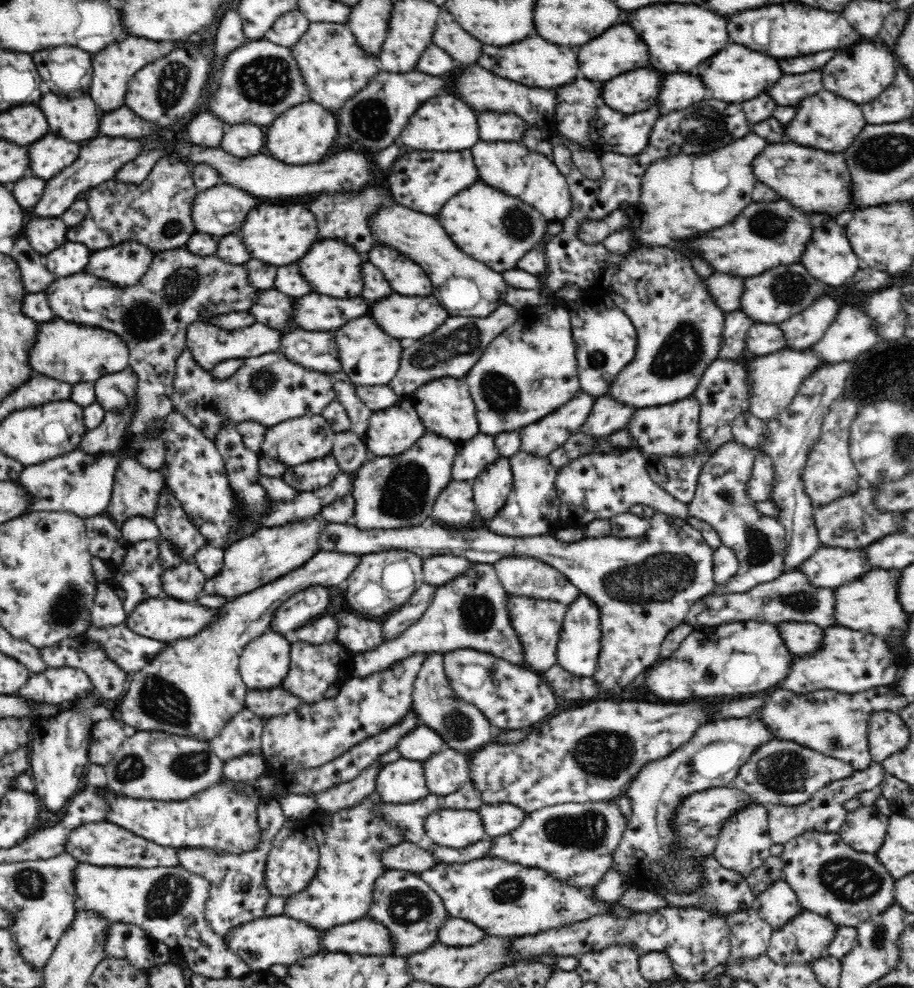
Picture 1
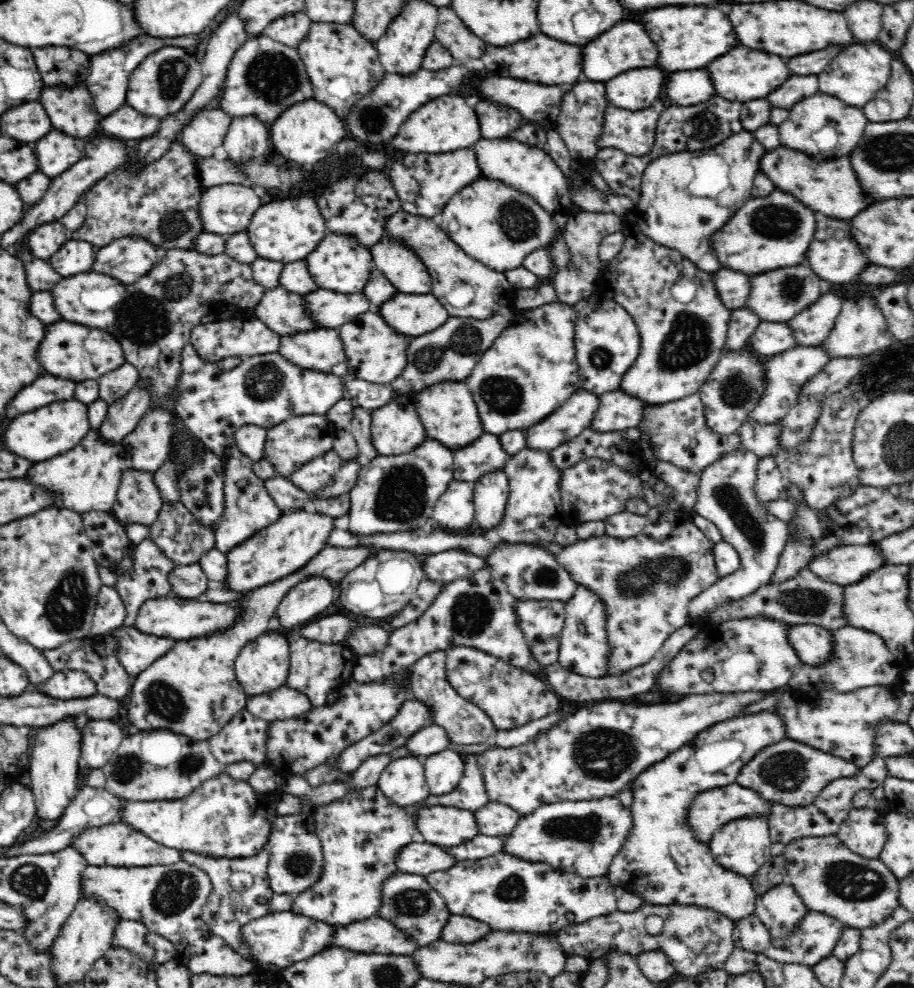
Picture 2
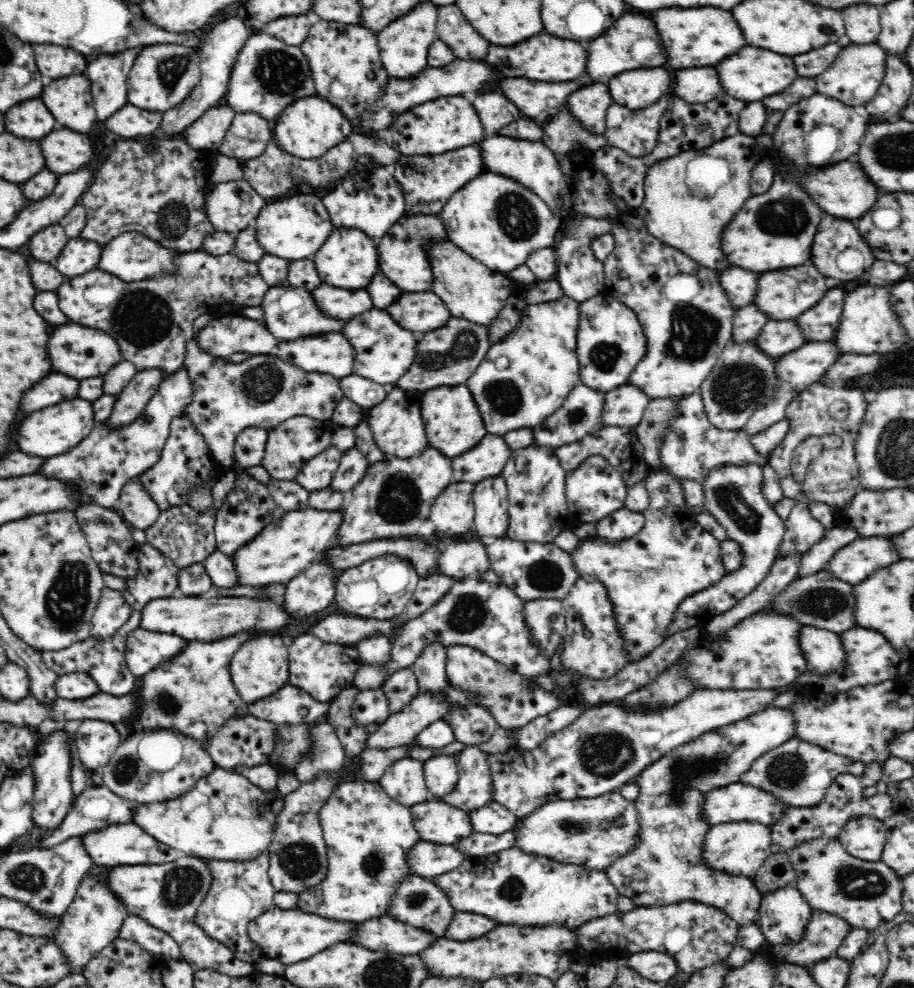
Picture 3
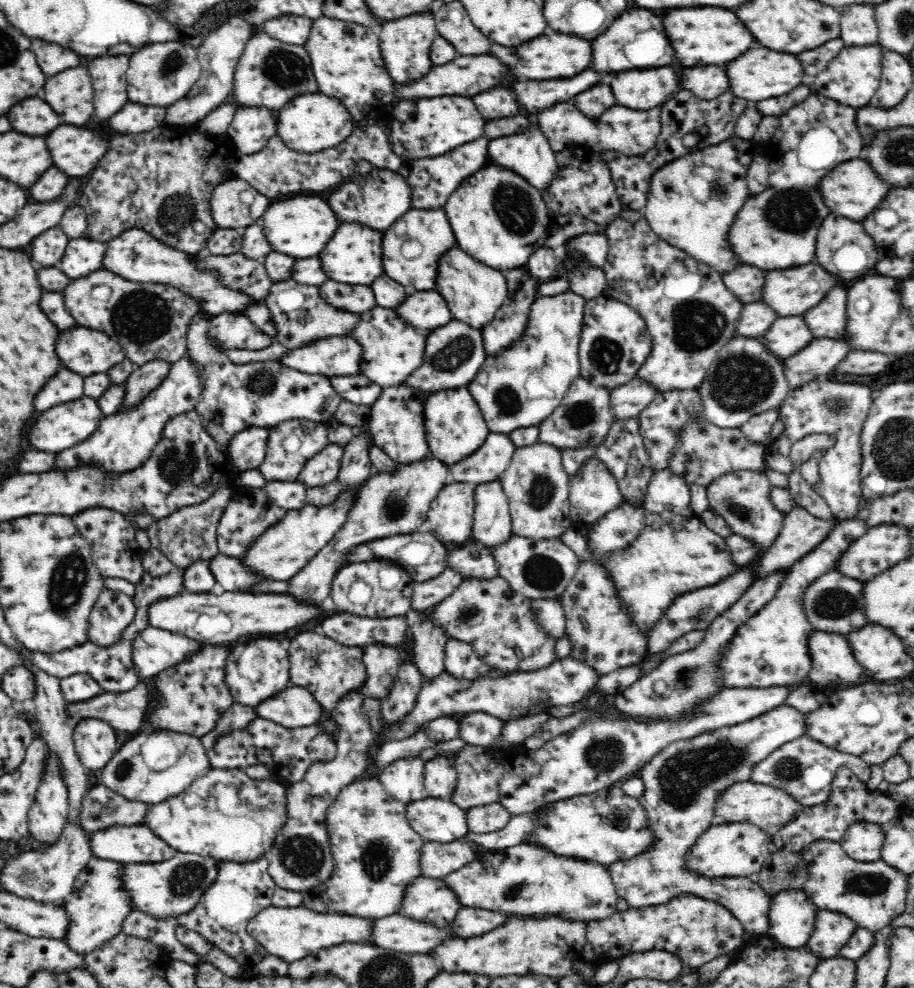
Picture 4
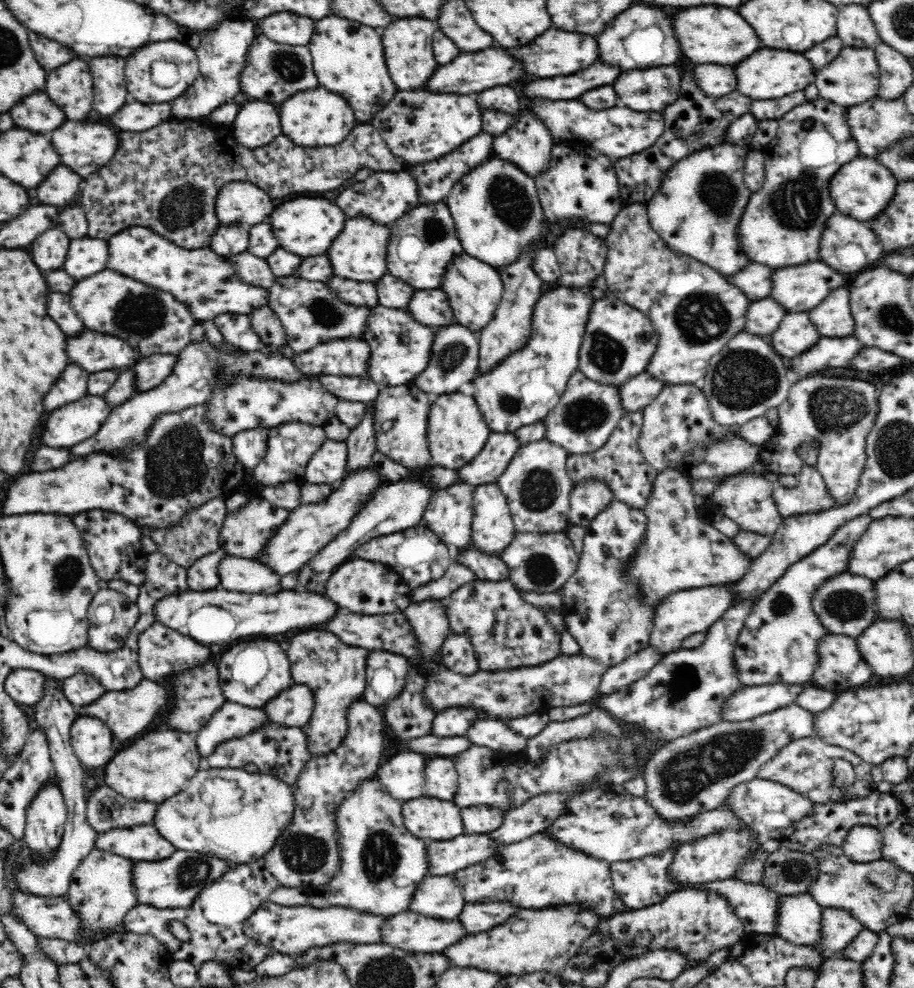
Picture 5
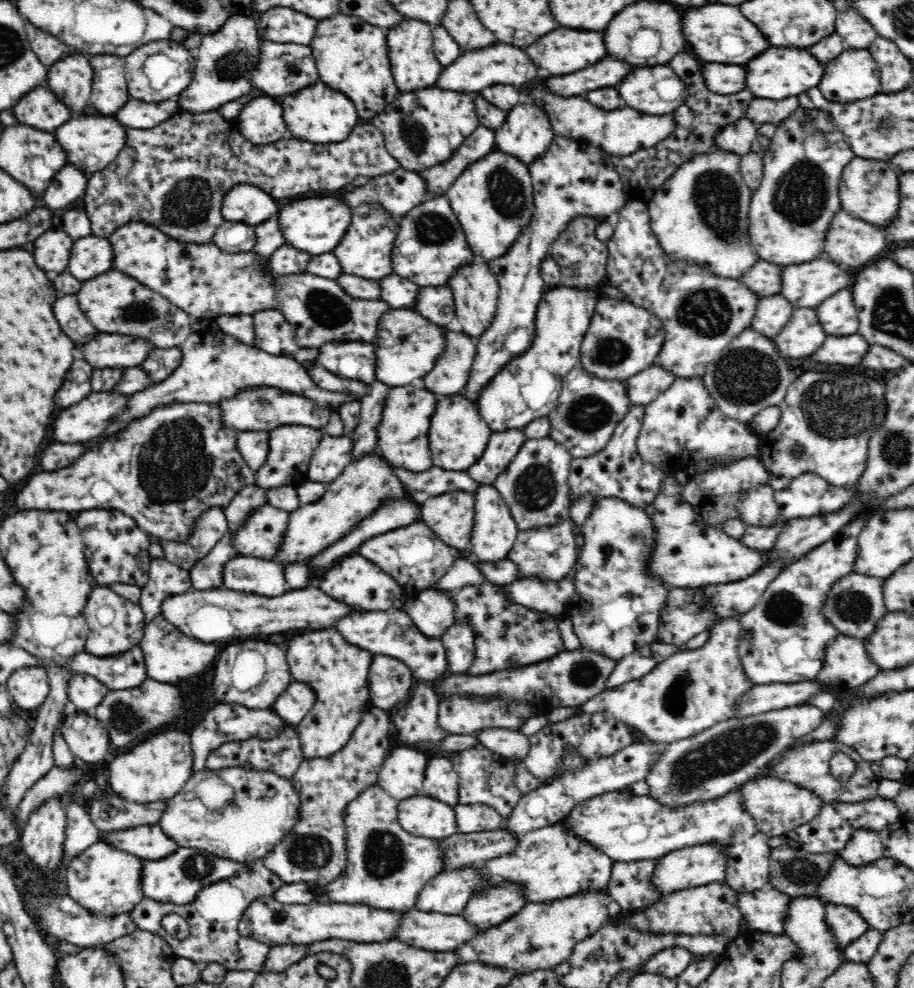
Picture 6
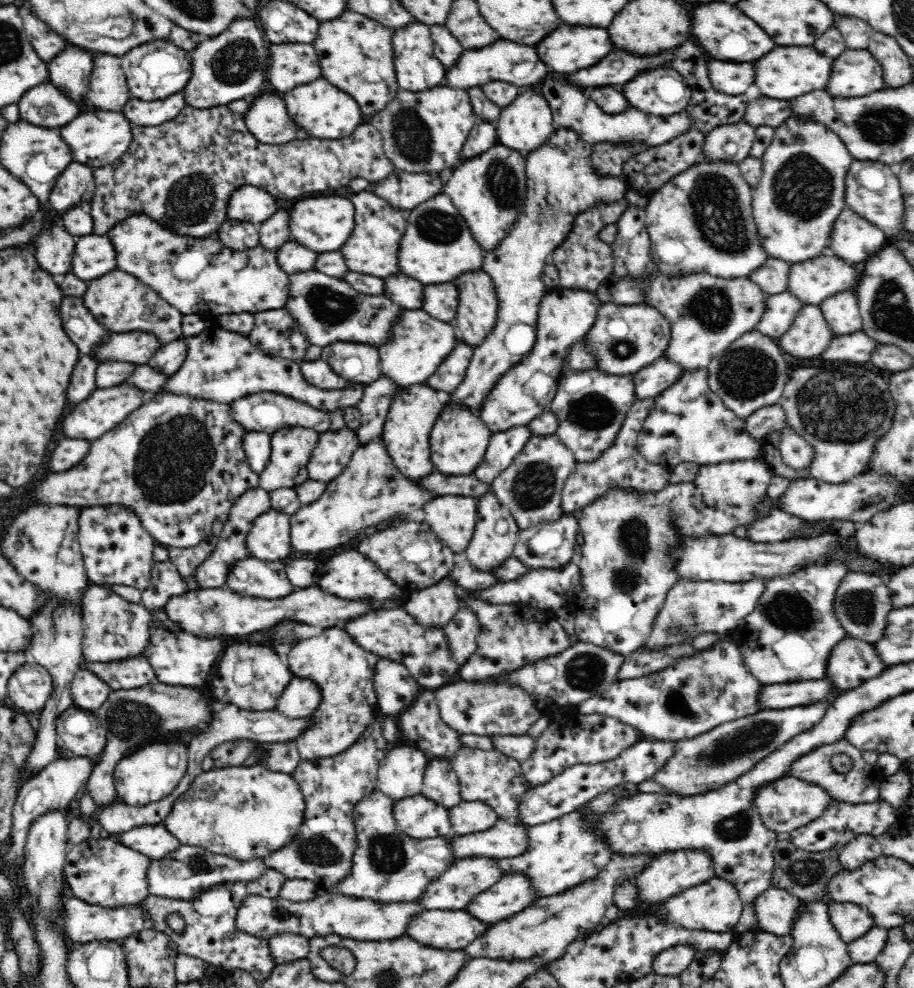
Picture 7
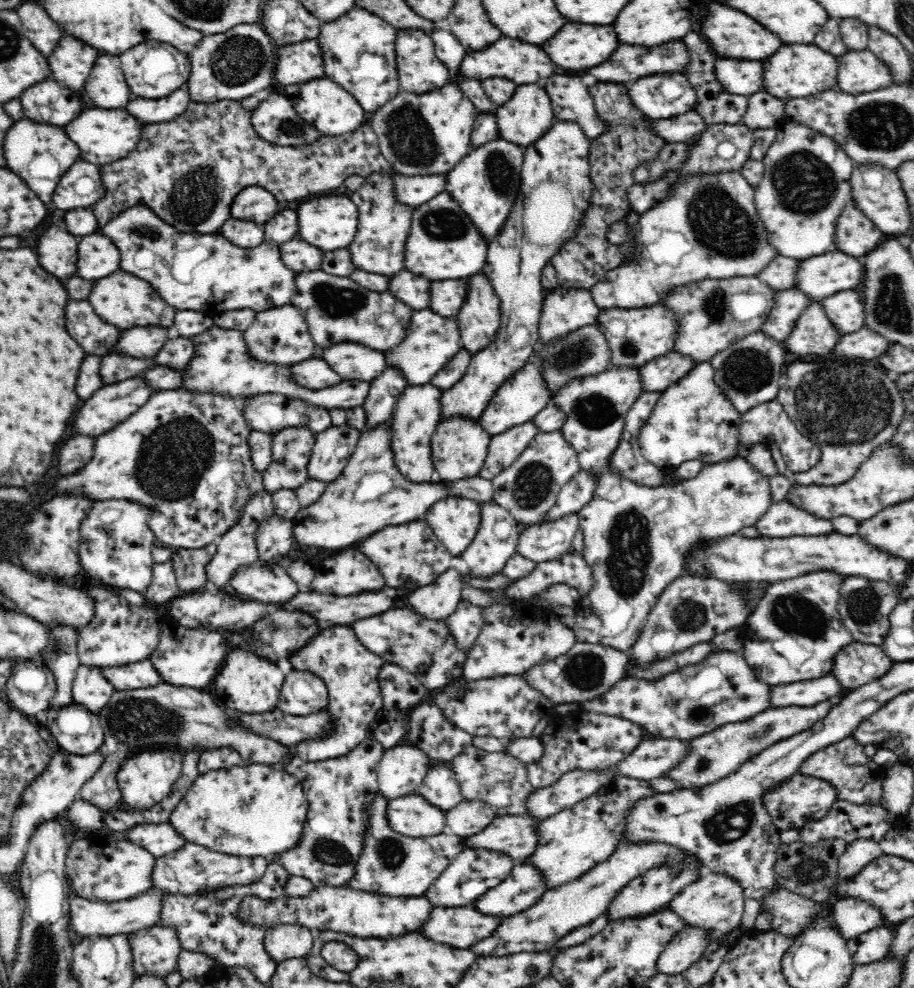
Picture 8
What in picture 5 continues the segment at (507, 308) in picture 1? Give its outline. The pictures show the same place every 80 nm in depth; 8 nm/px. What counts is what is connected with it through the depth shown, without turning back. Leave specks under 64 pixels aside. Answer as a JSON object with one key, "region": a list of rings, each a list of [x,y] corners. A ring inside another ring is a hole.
{"region":[[[458,322],[435,328],[431,351],[432,354],[430,360],[428,360],[428,366],[412,382],[417,388],[420,388],[420,390],[430,396],[460,391],[460,387],[463,384],[472,383],[473,378],[480,372],[478,332],[473,332]]]}

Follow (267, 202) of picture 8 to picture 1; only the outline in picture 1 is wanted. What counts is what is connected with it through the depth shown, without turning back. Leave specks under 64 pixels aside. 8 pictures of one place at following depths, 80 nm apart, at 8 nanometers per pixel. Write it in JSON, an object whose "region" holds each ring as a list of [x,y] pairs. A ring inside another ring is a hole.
{"region":[[[224,182],[203,187],[192,200],[192,223],[205,235],[235,234],[254,206],[258,206],[254,195]]]}

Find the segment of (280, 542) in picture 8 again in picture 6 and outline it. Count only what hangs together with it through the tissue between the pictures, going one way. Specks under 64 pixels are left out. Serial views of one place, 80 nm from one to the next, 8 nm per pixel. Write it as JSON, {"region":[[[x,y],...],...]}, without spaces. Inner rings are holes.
{"region":[[[270,503],[260,504],[259,508],[247,515],[238,530],[229,530],[230,543],[236,554],[245,557],[260,557],[270,560],[276,552],[276,544],[282,542],[282,536],[288,526],[289,513],[273,509]]]}

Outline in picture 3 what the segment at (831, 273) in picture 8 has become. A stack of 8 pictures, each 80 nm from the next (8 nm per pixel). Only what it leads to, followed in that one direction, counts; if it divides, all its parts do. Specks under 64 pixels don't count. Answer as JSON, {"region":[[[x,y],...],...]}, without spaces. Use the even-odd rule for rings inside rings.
{"region":[[[804,264],[792,268],[773,269],[761,273],[756,286],[756,296],[754,296],[754,306],[764,312],[768,320],[787,321],[800,316],[800,313],[812,305],[816,304],[826,292],[826,282],[828,280],[812,264]]]}

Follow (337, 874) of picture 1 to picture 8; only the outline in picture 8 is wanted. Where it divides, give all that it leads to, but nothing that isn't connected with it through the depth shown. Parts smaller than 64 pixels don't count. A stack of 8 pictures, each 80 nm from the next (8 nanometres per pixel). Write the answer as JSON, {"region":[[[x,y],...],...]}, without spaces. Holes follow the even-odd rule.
{"region":[[[378,792],[378,796],[366,806],[364,847],[356,864],[354,877],[344,884],[344,888],[391,898],[418,898],[427,892],[450,866],[452,860],[462,852],[465,837],[449,831],[419,839],[400,835],[390,828],[387,817],[388,803],[389,799]]]}

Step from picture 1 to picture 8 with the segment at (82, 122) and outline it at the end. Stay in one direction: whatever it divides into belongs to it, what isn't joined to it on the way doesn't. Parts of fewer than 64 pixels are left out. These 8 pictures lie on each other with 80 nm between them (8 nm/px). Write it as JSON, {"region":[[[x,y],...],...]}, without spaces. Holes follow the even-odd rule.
{"region":[[[66,36],[47,58],[50,76],[56,82],[64,84],[66,88],[80,92],[96,58],[98,52],[94,48],[88,48],[80,40],[74,40],[72,36]]]}

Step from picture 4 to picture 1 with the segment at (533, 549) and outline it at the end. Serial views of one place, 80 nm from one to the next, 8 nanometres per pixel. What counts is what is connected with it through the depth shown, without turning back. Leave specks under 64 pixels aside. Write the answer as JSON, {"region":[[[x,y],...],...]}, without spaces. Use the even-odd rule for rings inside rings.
{"region":[[[506,557],[493,565],[509,595],[526,596],[536,600],[553,600],[566,606],[572,604],[581,595],[578,588],[562,573],[542,561],[528,557]]]}

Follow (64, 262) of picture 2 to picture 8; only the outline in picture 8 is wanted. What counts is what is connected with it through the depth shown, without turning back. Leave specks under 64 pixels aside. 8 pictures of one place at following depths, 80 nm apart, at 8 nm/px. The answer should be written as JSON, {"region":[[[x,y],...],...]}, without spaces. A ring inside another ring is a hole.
{"region":[[[82,236],[78,246],[78,272],[84,280],[110,276],[120,266],[120,251],[106,236]]]}

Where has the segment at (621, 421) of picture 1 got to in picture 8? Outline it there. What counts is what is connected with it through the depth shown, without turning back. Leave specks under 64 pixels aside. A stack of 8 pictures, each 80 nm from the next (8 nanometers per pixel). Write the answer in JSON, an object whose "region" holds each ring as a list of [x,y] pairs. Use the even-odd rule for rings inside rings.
{"region":[[[676,351],[658,356],[643,367],[638,368],[642,384],[642,394],[646,392],[662,393],[694,368],[690,357],[684,357]]]}

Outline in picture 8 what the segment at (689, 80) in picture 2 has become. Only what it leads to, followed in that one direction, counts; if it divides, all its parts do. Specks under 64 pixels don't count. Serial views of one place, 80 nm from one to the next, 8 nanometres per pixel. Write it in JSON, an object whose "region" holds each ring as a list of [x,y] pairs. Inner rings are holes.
{"region":[[[718,60],[714,66],[714,83],[730,94],[754,94],[762,90],[762,62]]]}

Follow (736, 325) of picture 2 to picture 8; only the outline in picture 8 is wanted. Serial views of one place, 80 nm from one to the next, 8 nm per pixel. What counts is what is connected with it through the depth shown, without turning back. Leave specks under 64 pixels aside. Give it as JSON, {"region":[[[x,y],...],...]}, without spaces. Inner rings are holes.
{"region":[[[796,287],[775,292],[772,310],[761,324],[760,330],[782,343],[792,332],[802,310],[810,303],[810,298]]]}

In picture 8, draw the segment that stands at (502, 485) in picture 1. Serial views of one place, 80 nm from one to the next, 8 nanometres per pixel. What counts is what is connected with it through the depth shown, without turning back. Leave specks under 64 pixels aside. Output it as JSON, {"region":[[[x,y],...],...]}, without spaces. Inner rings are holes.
{"region":[[[494,500],[481,503],[481,519],[478,532],[470,546],[461,554],[467,562],[469,574],[475,578],[482,576],[494,576],[501,572],[504,564],[514,556],[519,540],[519,524],[511,513],[506,511],[503,506],[496,504]]]}

